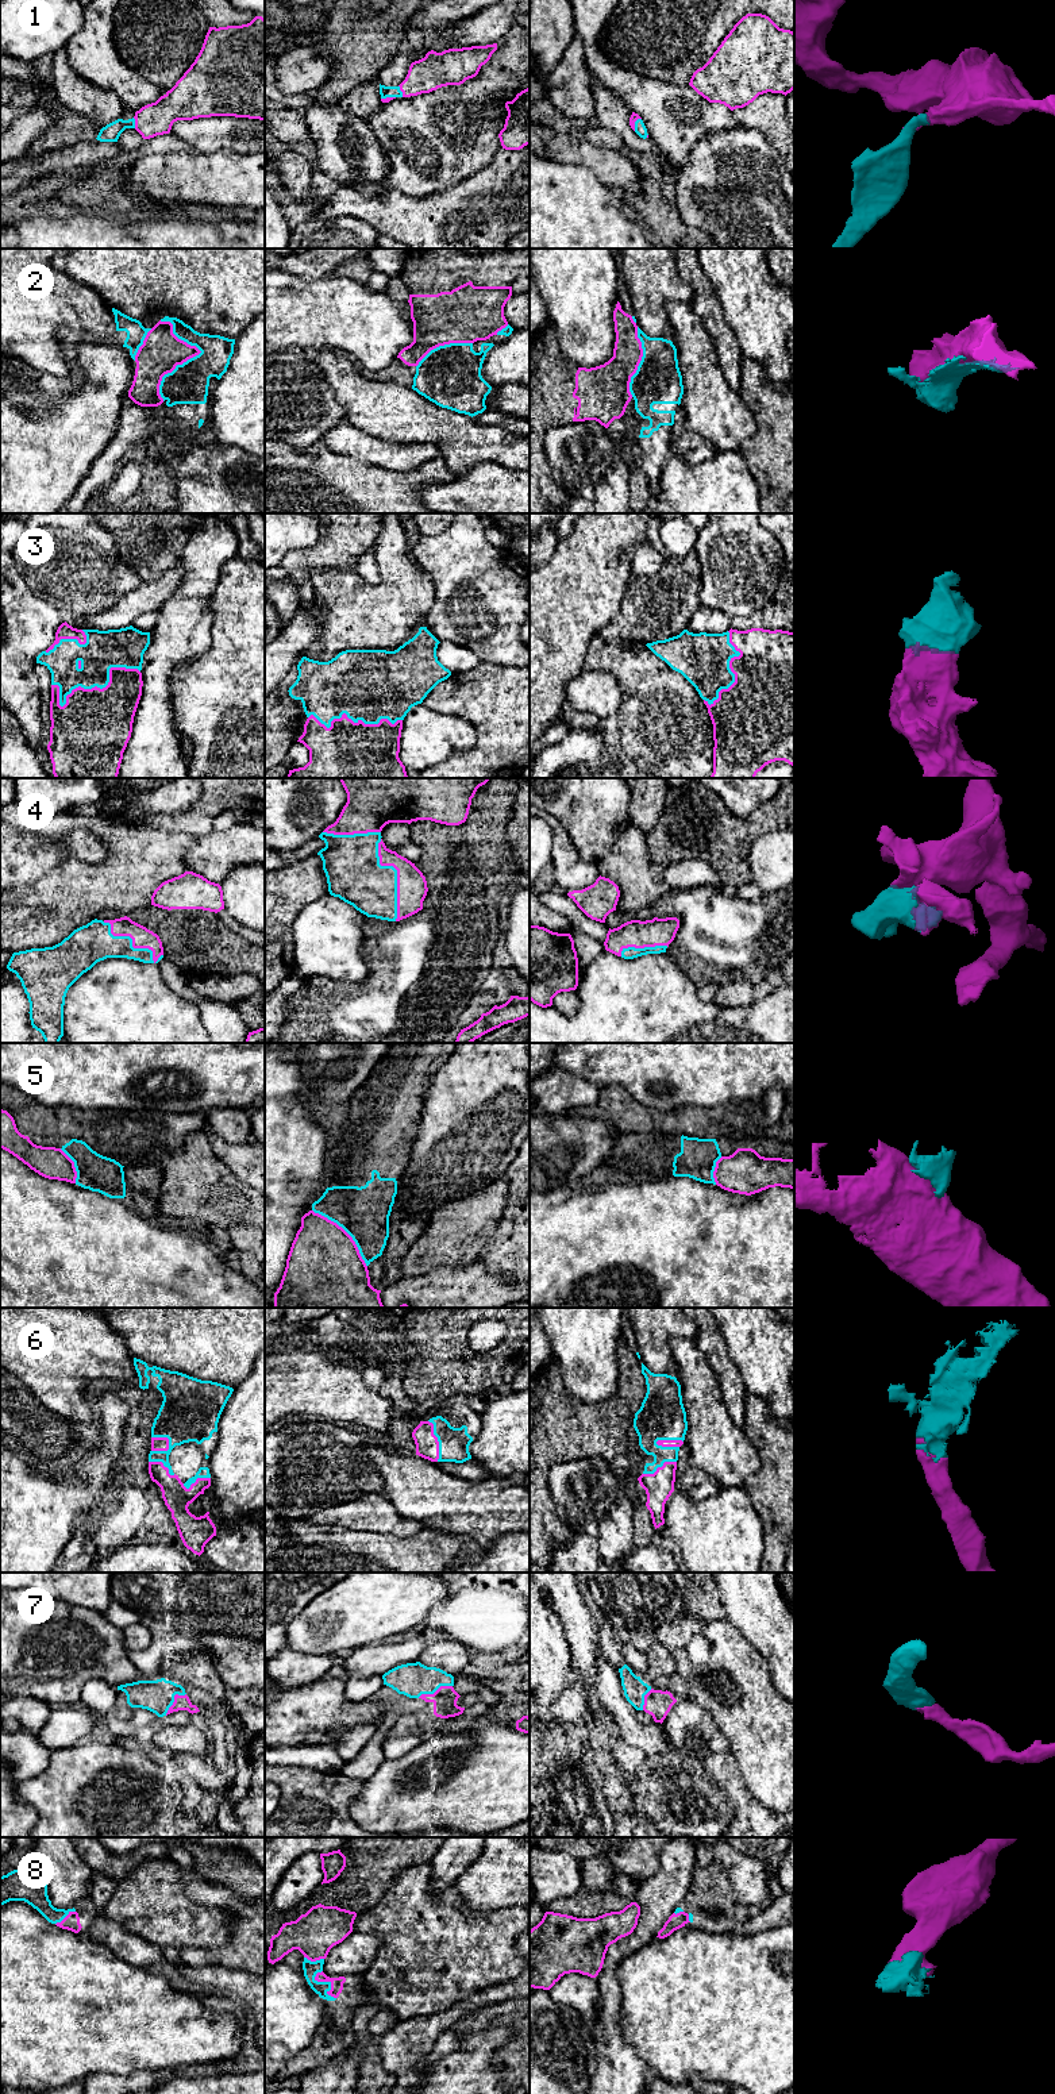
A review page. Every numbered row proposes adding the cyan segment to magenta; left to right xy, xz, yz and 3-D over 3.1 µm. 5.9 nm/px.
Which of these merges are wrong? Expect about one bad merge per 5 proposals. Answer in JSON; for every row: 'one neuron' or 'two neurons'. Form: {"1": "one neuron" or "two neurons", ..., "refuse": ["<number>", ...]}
{"1": "one neuron", "2": "two neurons", "3": "one neuron", "4": "one neuron", "5": "two neurons", "6": "one neuron", "7": "one neuron", "8": "one neuron", "refuse": ["2", "5"]}

